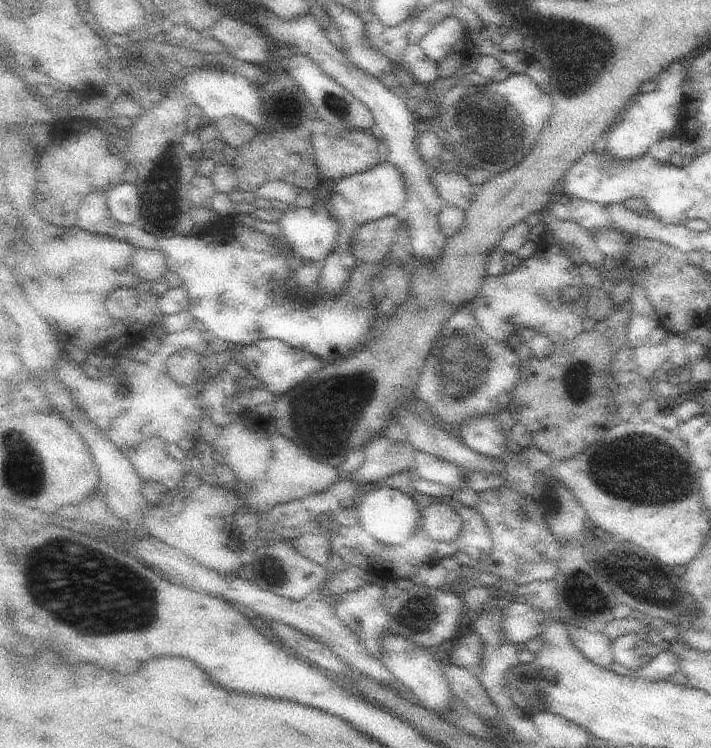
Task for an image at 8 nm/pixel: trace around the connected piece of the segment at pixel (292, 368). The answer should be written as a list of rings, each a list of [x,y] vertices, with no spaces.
[[[263,339],[247,345],[243,351],[234,350],[232,359],[238,365],[243,364],[260,386],[270,391],[275,398],[282,397],[296,386],[306,383],[312,374],[316,374],[324,366],[316,356],[293,348],[279,339]]]

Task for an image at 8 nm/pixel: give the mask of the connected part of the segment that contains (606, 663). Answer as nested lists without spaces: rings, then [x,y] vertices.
[[[568,627],[572,643],[583,656],[602,669],[612,669],[615,662],[613,641],[603,632],[591,632],[583,627]]]

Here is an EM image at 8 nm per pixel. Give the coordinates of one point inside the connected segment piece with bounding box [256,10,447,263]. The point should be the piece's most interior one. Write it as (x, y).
(399, 126)

